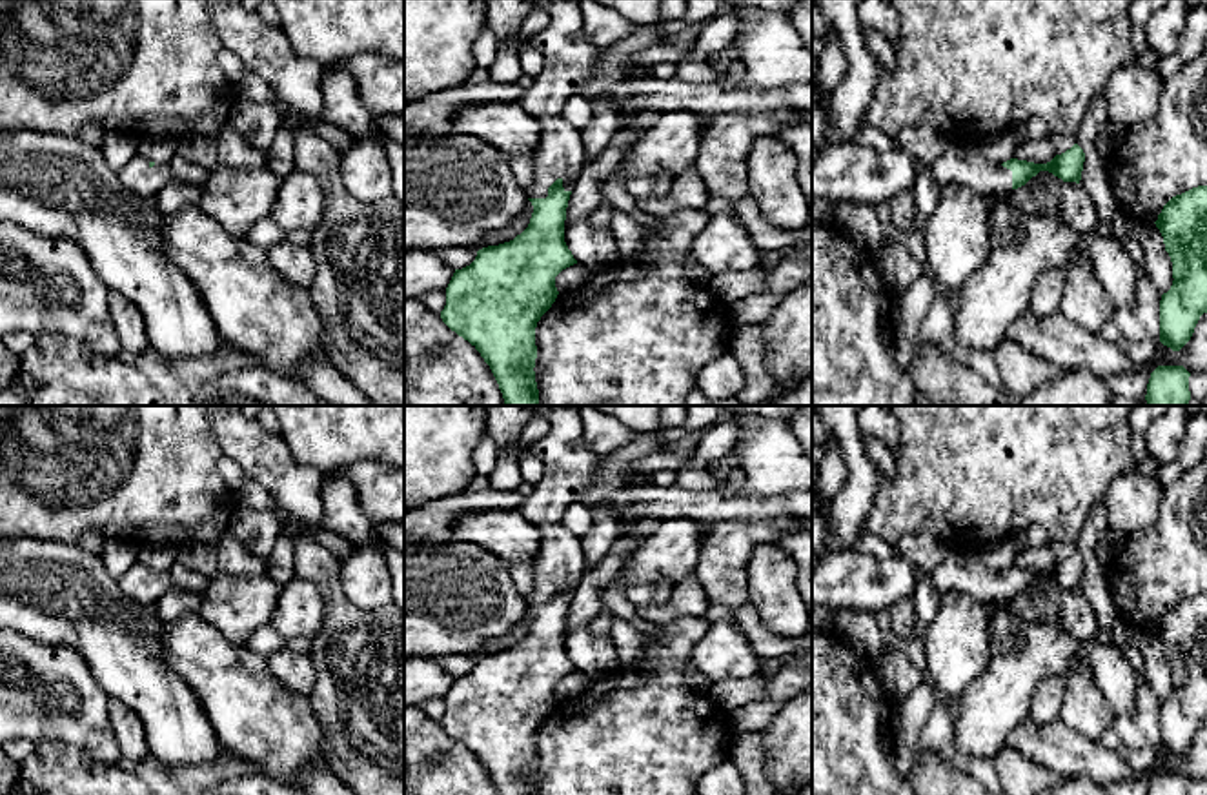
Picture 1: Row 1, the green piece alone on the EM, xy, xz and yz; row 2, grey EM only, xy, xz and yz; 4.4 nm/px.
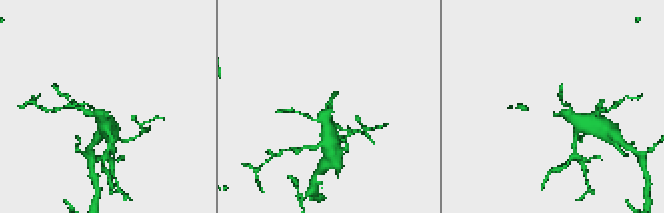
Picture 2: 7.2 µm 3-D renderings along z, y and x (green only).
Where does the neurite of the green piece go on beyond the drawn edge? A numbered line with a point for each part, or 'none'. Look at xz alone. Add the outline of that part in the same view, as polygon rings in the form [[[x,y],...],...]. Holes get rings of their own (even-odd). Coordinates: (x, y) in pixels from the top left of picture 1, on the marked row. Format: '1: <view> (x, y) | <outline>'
1: xz (568, 59) | [[[539,0],[550,15],[550,24],[530,38],[530,44],[543,55],[543,71],[535,82],[526,89],[519,100],[521,107],[528,111],[541,124],[541,144],[533,153],[533,182],[528,198],[546,198],[548,187],[561,178],[564,191],[572,191],[581,175],[586,156],[583,149],[583,133],[561,118],[566,100],[579,95],[586,80],[595,69],[601,49],[590,45],[583,33],[579,0]]]

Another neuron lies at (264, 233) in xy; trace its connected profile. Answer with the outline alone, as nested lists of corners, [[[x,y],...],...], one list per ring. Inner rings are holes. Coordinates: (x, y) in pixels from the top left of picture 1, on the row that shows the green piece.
[[[266,216],[253,224],[246,235],[246,238],[264,249],[269,249],[275,244],[286,242],[286,229]]]

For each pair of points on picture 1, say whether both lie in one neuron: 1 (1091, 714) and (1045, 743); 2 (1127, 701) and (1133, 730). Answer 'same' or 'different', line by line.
1: different
2: different

